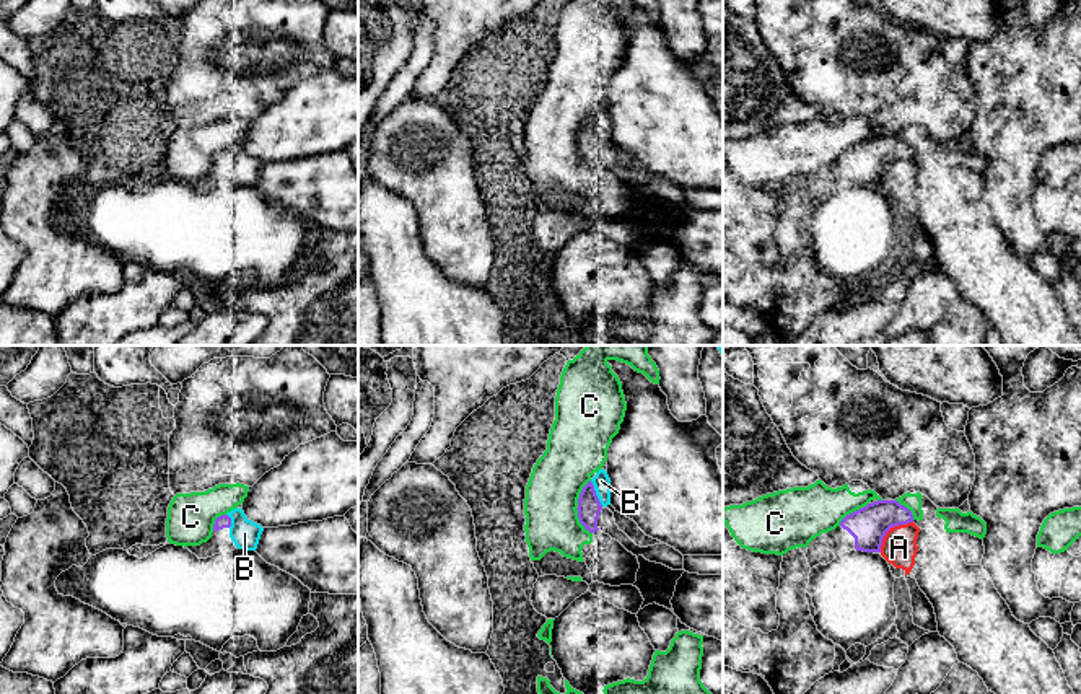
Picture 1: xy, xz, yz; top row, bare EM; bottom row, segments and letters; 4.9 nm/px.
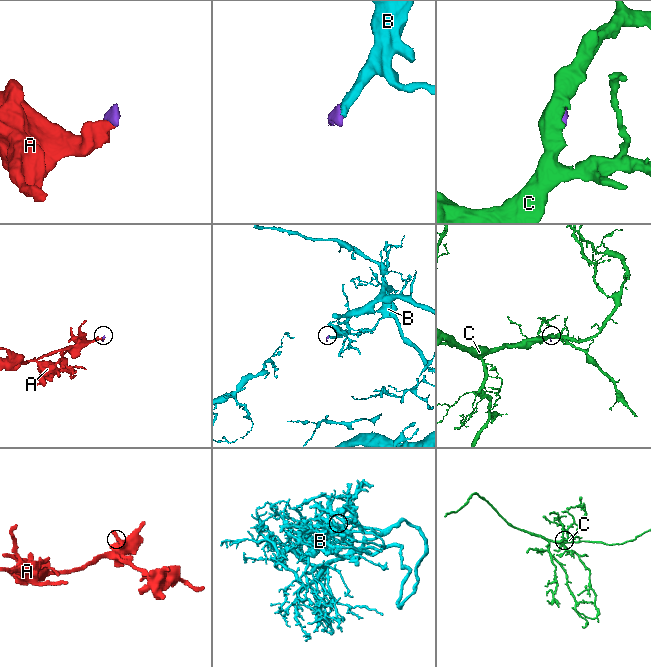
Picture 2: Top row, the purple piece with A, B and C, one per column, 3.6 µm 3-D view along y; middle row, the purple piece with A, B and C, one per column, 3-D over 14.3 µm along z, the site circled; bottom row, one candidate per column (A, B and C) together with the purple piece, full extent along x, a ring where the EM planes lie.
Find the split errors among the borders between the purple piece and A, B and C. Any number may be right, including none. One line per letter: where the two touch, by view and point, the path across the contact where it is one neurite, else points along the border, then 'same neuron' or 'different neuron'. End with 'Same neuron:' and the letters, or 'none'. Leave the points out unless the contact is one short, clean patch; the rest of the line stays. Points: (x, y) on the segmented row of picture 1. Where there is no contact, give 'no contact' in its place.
A: contact yz (889, 528); border yz (912, 520), (894, 525), (886, 533), (879, 551); different neuron
B: contact xz (595, 494); same neuron
C: contact xz (578, 507); border xz (590, 479), (580, 494), (577, 517), (591, 533); different neuron
Same neuron: B

